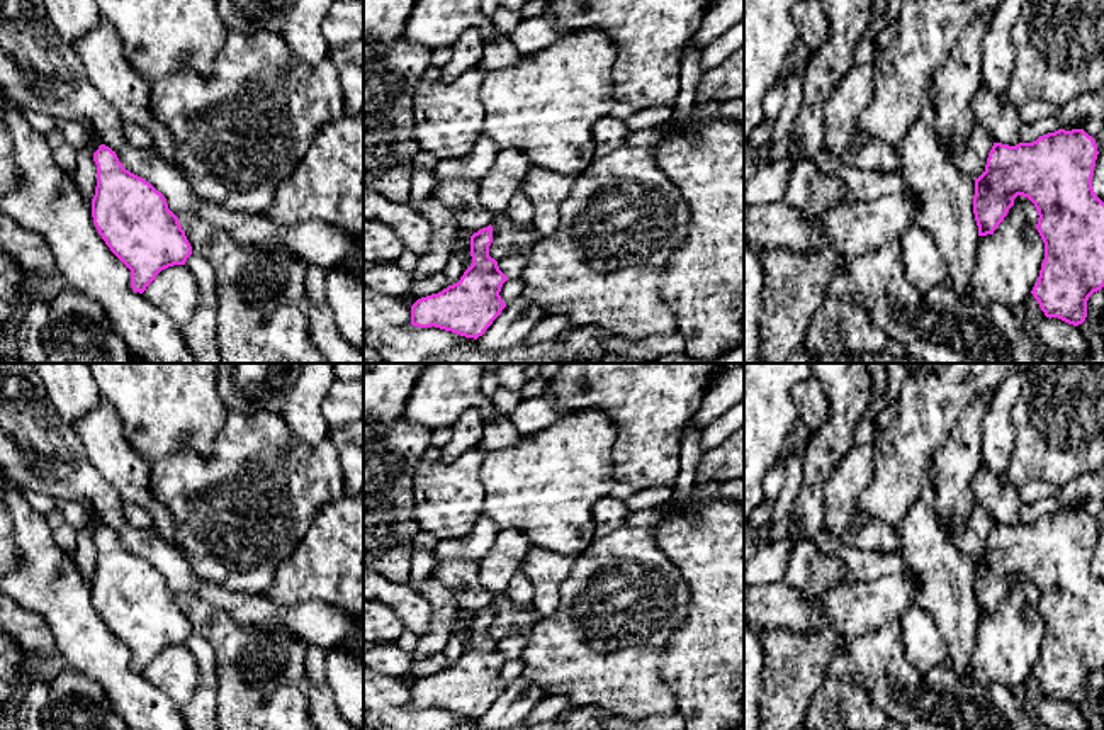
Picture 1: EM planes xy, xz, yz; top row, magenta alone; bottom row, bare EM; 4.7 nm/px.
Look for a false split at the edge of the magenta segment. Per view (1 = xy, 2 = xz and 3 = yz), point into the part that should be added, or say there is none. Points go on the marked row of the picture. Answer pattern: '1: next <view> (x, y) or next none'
1: next none
2: next none
3: next none

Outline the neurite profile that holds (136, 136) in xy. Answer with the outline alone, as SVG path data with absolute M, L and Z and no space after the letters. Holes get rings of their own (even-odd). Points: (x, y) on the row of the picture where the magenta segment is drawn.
M124 122L124 138L132 148L153 146L153 136L132 122Z

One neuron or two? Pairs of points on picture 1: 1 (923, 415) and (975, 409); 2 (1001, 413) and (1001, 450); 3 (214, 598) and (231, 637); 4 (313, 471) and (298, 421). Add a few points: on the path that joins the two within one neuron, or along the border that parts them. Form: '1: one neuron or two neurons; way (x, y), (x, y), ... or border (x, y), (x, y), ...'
1: two neurons; border (994, 387), (982, 393), (962, 413), (941, 445)
2: one neuron; way (1001, 421), (1001, 442)
3: two neurons; border (214, 606), (235, 620), (255, 627)
4: two neurons; border (277, 409), (299, 438), (309, 443), (326, 438)

